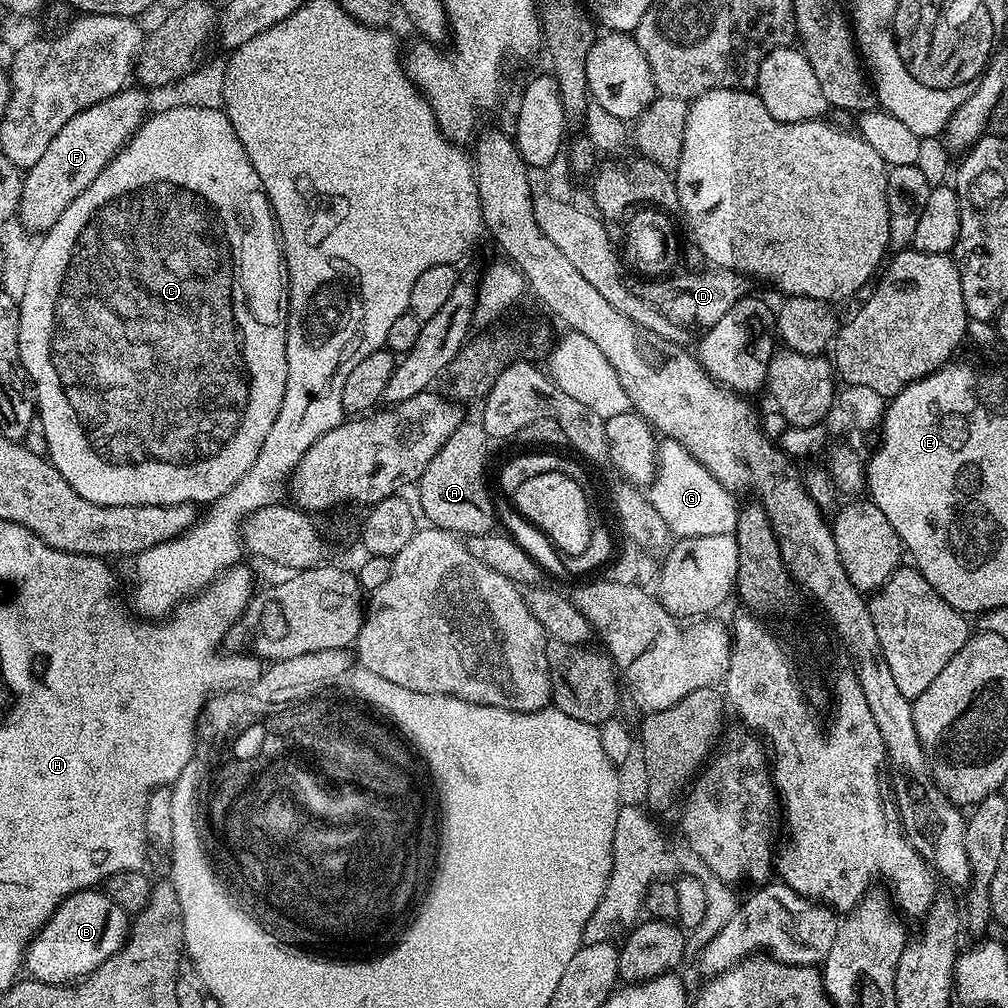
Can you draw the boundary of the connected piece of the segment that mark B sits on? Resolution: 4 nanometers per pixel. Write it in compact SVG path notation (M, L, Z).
M103 890L75 892L66 897L54 910L52 917L37 932L26 953L26 972L31 979L49 982L76 982L87 978L106 958L110 958L128 939L130 916L110 899Z

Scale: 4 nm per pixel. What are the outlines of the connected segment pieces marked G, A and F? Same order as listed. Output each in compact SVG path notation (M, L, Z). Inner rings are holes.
M663 437L657 441L655 478L651 491L660 492L658 509L669 533L677 539L703 535L732 534L737 528L739 505L729 491L676 439ZM662 501L662 502L660 502Z
M465 422L458 426L458 430L454 430L454 434L450 434L450 438L446 438L442 450L438 450L434 458L430 458L430 466L426 466L418 481L421 508L419 511L422 516L424 511L424 516L428 519L425 521L429 525L445 528L446 531L457 533L464 538L493 531L497 523L494 496L488 493L488 484L484 481L484 463L488 460L488 445L490 439L481 423Z
M125 87L124 91L116 92L110 98L74 114L74 118L70 118L70 122L66 122L66 126L62 126L62 130L58 130L58 134L54 134L54 142L50 142L50 146L46 146L42 158L38 158L38 162L34 162L34 166L27 169L24 176L18 219L29 233L43 234L52 228L54 222L58 222L58 218L62 218L62 210L66 210L66 206L70 206L70 202L74 202L74 198L78 198L78 194L82 194L82 190L86 190L86 186L90 186L90 182L94 182L94 178L98 178L98 174L102 174L102 170L131 140L149 115L150 107L148 108L147 95L149 93L143 87Z

